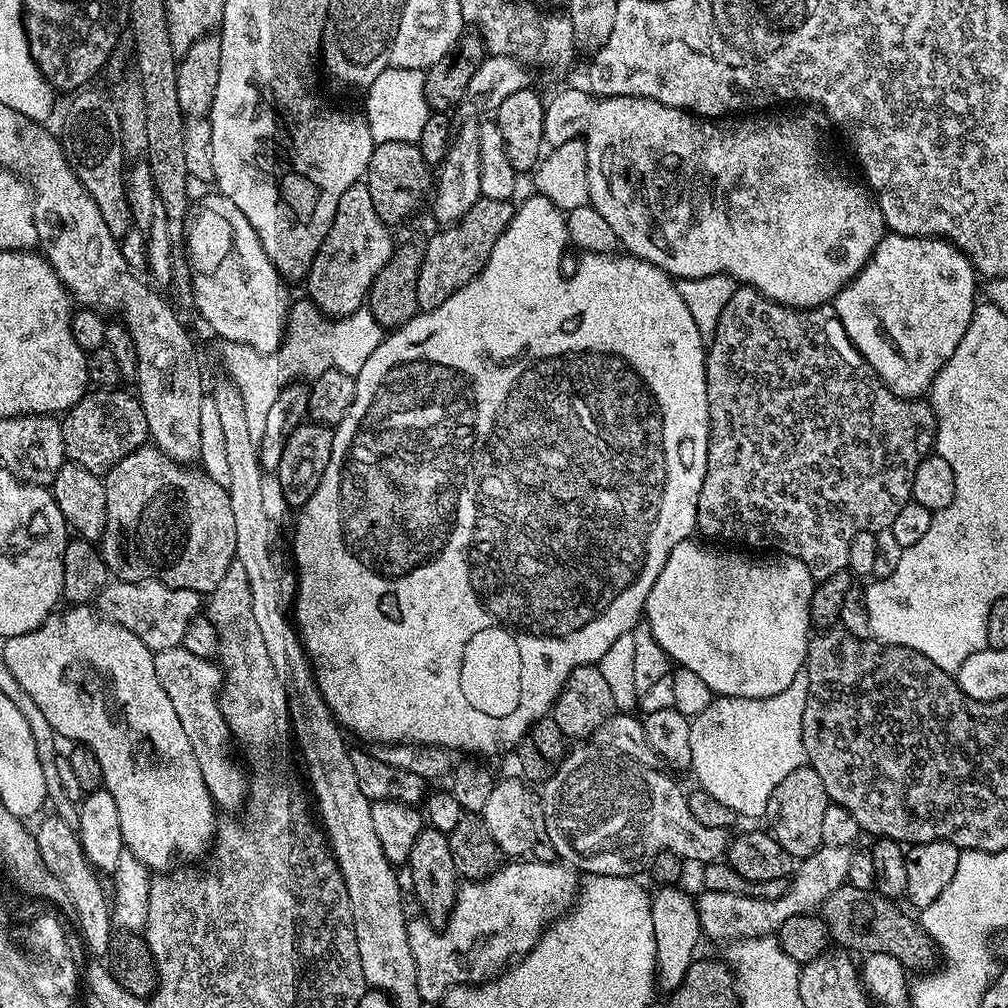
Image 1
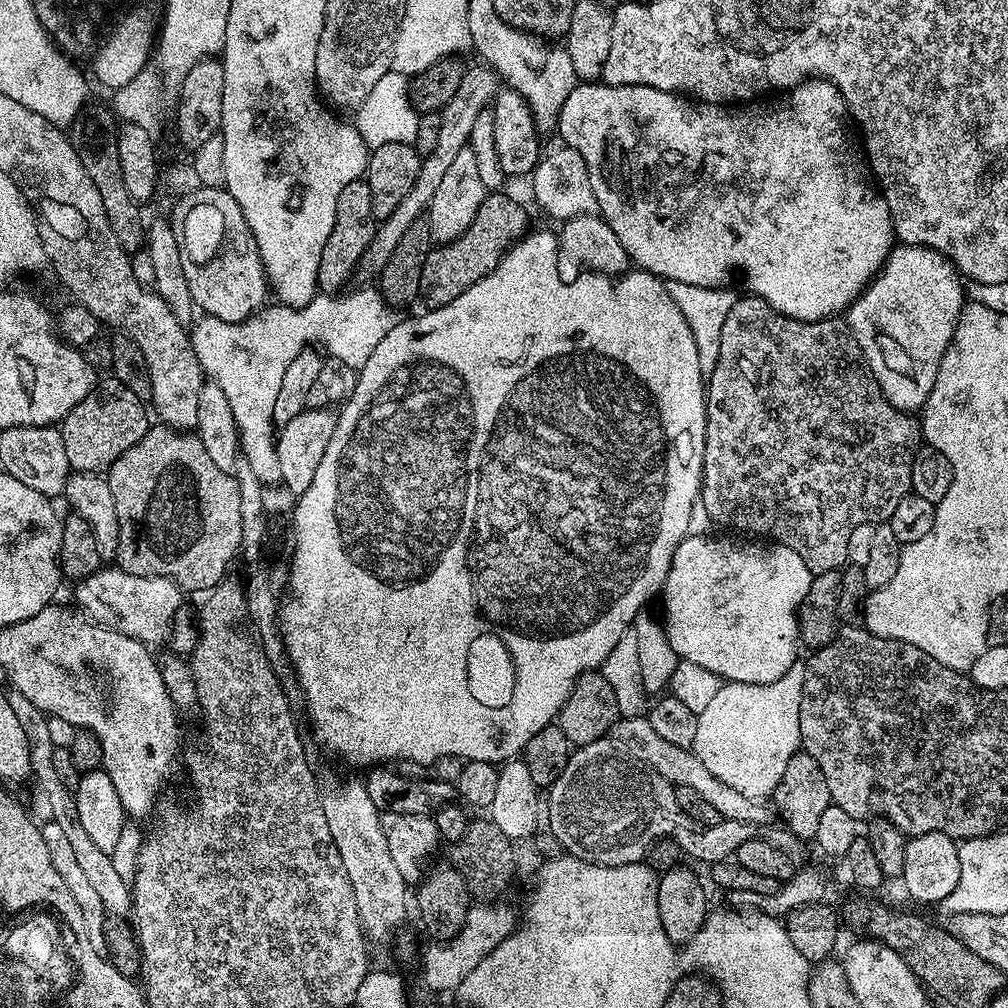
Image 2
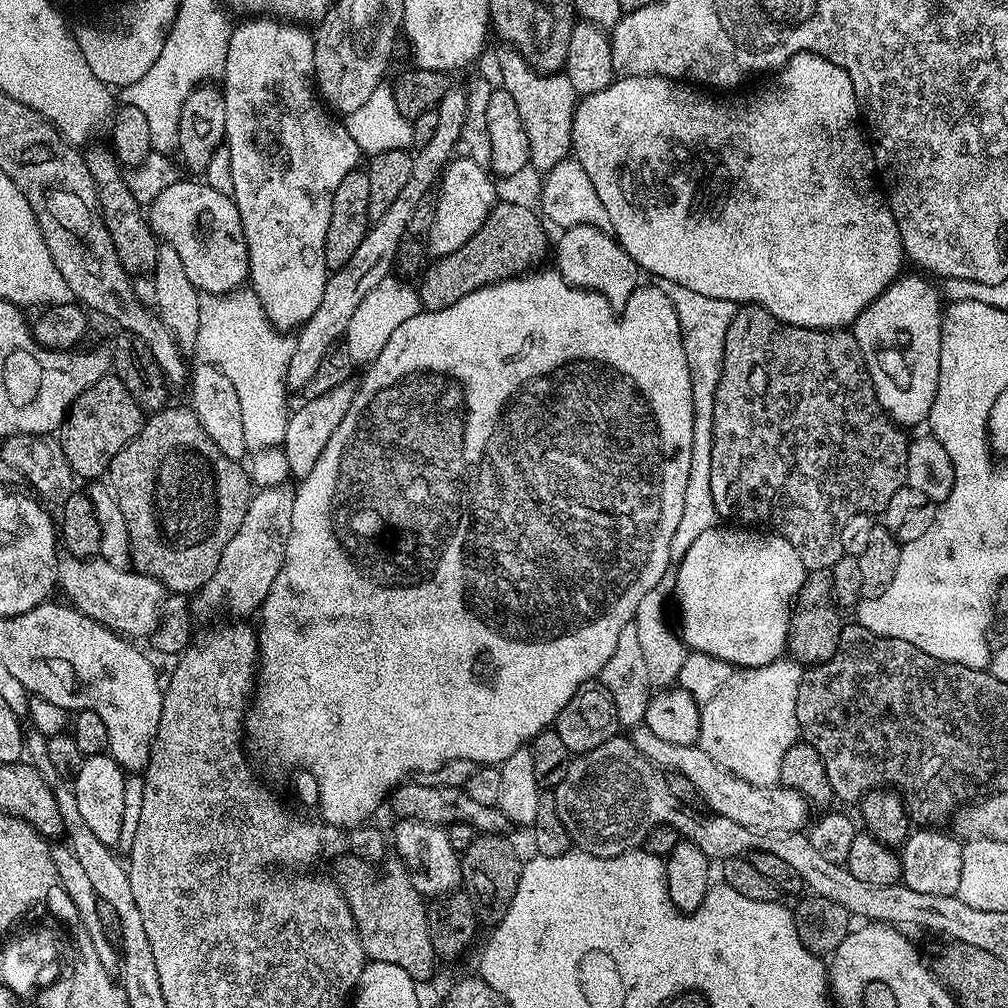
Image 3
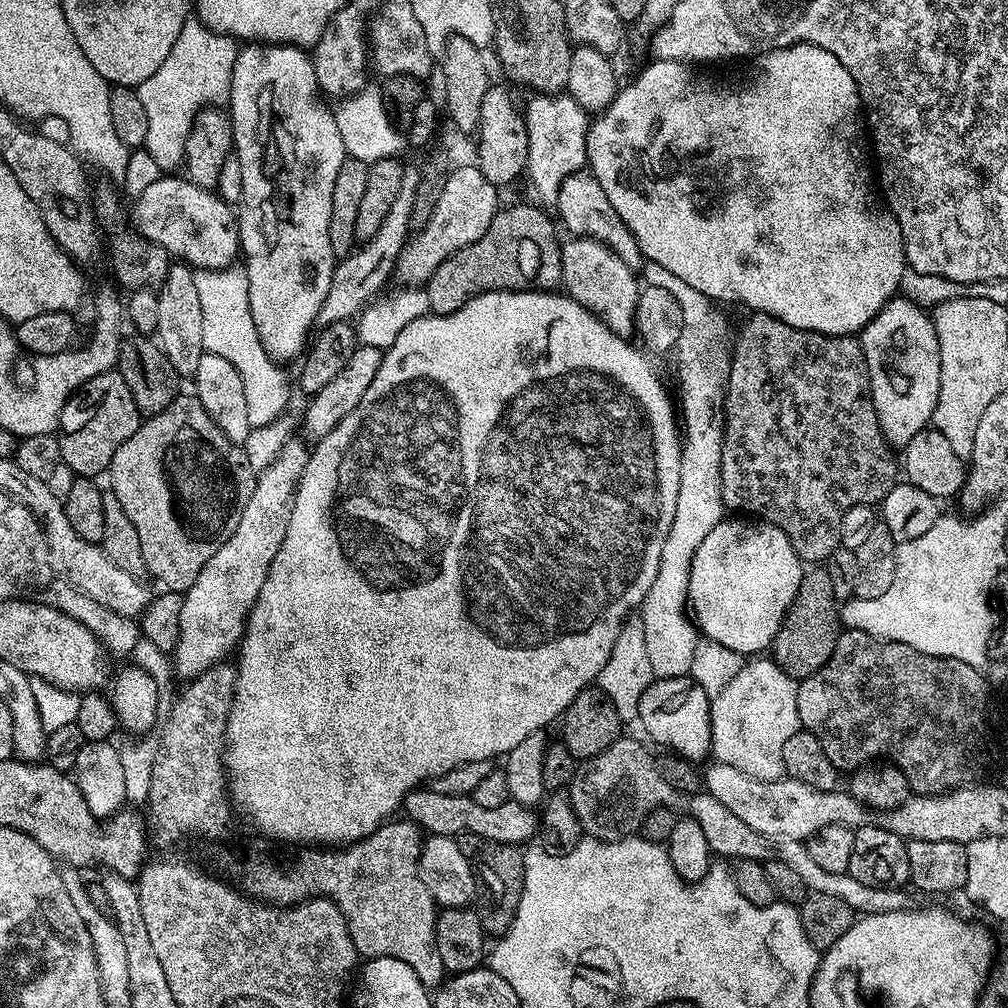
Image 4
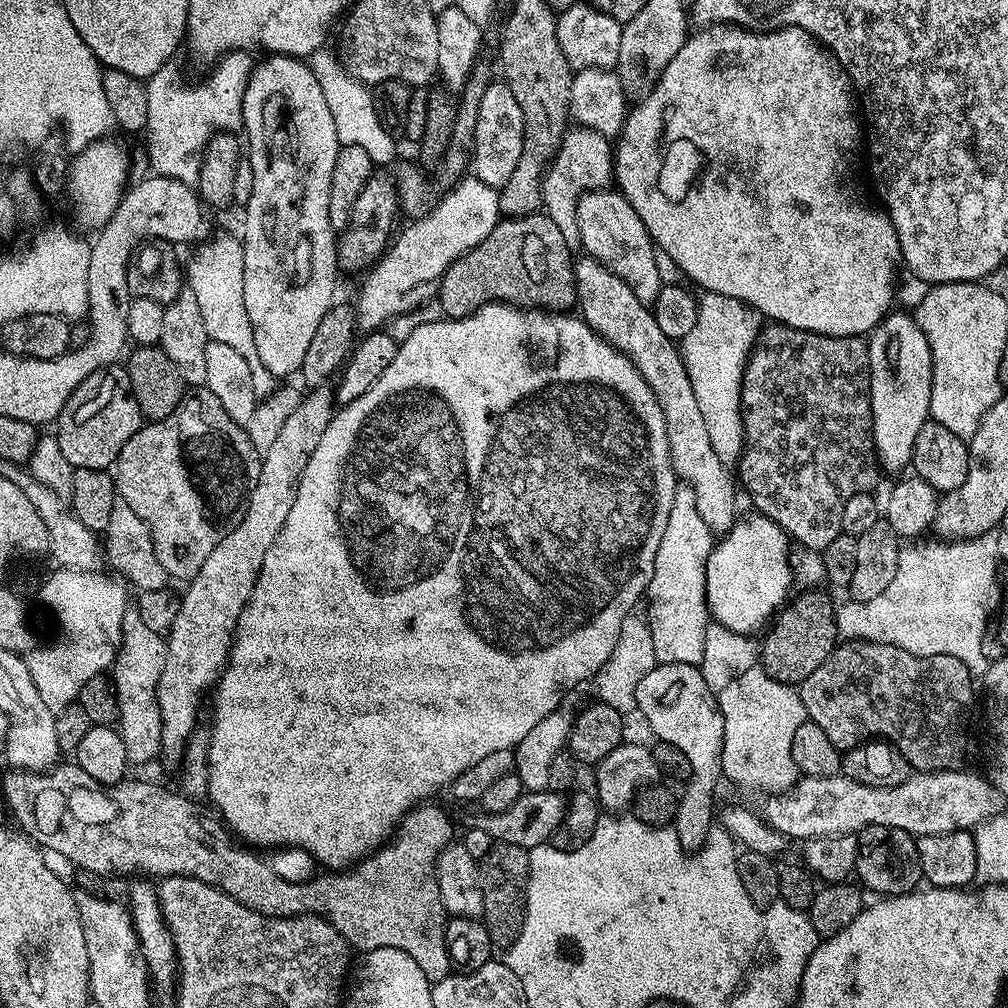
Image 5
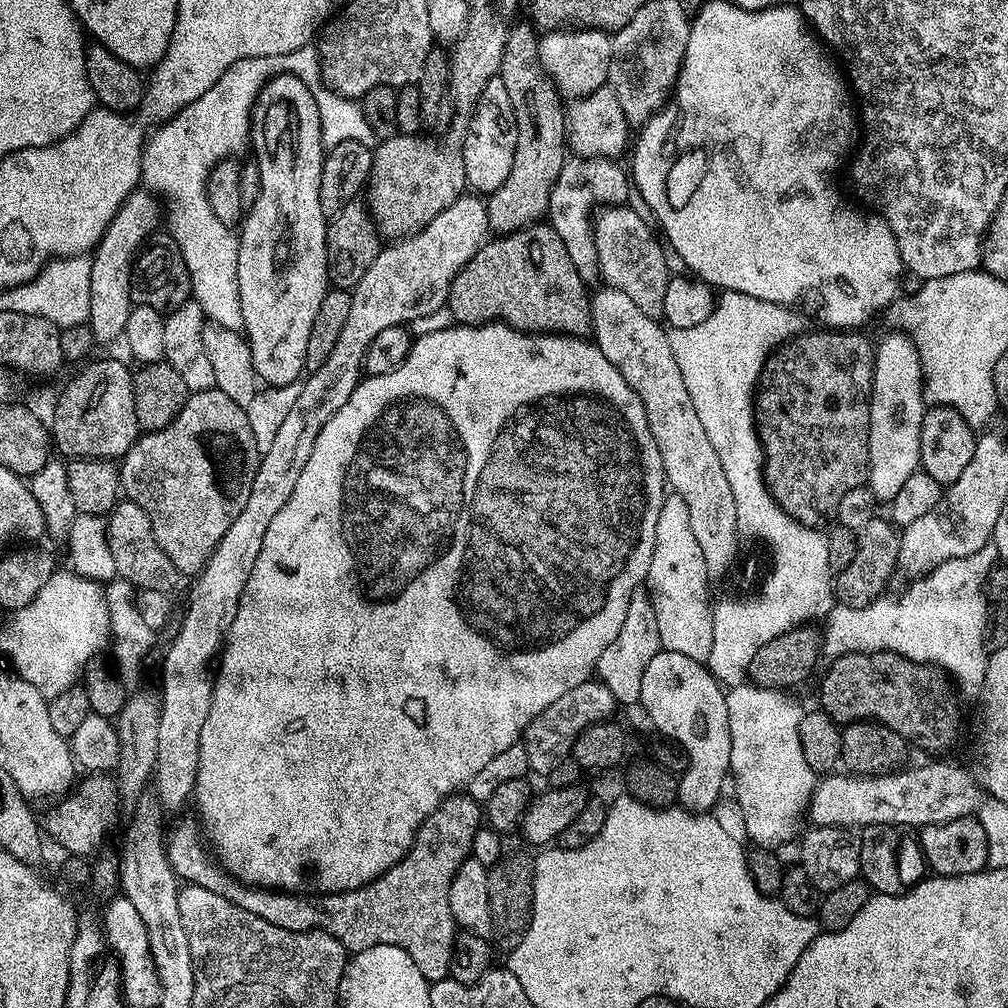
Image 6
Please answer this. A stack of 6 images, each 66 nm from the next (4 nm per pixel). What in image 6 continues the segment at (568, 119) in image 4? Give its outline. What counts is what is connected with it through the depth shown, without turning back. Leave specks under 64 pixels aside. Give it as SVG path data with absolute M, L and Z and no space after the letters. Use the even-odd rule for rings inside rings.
M569 155L564 161L562 170L550 190L550 206L546 217L558 238L566 242L566 251L570 253L570 262L574 262L574 270L586 282L592 282L600 276L598 250L594 246L592 233L593 221L588 220L588 204L599 206L620 206L625 203L630 192L630 176L616 165L615 159L588 159L586 157Z

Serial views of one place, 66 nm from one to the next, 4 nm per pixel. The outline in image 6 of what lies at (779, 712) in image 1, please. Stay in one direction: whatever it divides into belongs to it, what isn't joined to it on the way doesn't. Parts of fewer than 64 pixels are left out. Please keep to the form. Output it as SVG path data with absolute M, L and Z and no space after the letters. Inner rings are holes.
M751 682L740 684L727 691L727 720L731 736L730 778L734 782L734 799L742 810L748 840L763 851L780 850L799 833L800 820L807 813L809 798L818 783L818 774L802 753L798 726L801 724L803 707L799 707L787 693L779 689L758 687Z

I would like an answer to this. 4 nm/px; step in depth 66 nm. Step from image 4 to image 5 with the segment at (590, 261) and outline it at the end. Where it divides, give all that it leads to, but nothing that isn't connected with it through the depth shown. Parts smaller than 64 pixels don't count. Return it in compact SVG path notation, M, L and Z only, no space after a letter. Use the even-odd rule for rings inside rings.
M584 254L581 257L574 264L579 315L607 344L618 349L642 378L646 378L646 386L654 390L654 398L658 398L658 406L662 406L662 418L666 418L666 438L673 470L683 483L692 485L696 509L709 533L728 532L738 519L737 485L733 473L732 476L728 473L731 472L729 465L723 464L714 446L710 446L706 418L702 418L702 410L698 410L698 398L694 398L694 386L690 386L679 347L673 337L662 334L653 309L642 303L638 294L634 294L618 274L602 266L602 262L593 256Z

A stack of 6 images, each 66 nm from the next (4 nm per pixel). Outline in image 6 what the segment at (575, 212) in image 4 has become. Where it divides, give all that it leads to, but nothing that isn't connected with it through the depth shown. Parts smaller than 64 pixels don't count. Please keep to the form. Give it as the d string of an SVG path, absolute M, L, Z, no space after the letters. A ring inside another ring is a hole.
M608 206L601 211L604 213L600 217L595 217L592 233L594 246L598 250L600 276L607 287L617 288L622 290L622 294L627 294L638 305L638 310L642 310L642 314L660 318L664 314L670 279L668 260L664 257L666 248L658 239L653 225L648 225L634 209L628 207Z

